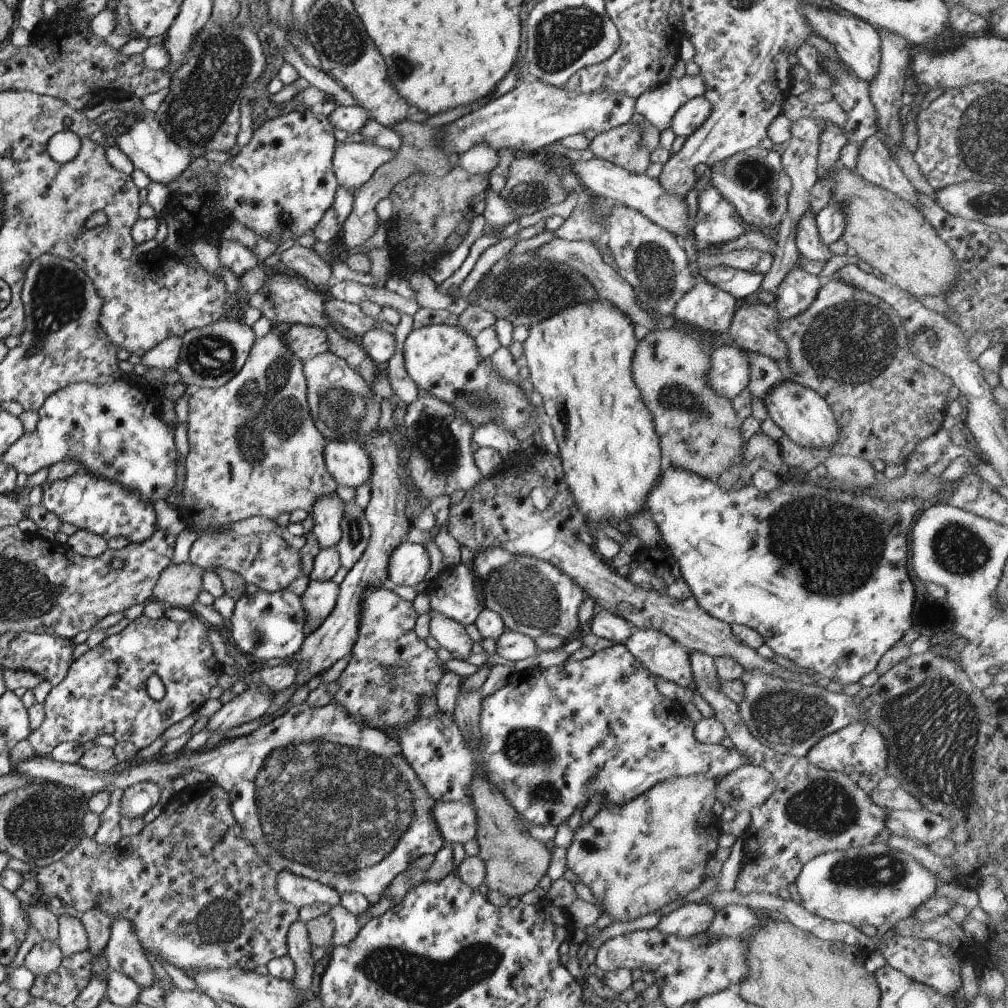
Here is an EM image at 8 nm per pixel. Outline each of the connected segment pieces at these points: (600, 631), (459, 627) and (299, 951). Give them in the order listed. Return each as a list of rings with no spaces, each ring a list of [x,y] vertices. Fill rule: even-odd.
[[[601,609],[590,618],[589,630],[597,637],[613,641],[615,644],[624,644],[633,627],[625,619]]]
[[[429,610],[428,631],[439,646],[442,646],[457,660],[466,660],[473,644],[463,629],[463,625],[445,618],[439,612]]]
[[[296,919],[288,926],[286,934],[287,955],[293,961],[294,976],[290,982],[297,992],[309,992],[311,974],[313,974],[313,958],[310,953],[310,942],[305,923]]]

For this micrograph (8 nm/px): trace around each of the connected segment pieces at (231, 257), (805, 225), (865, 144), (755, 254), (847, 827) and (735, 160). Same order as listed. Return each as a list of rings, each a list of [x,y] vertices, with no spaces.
[[[224,240],[218,244],[218,261],[220,266],[229,270],[233,276],[243,276],[247,270],[251,270],[256,264],[256,255],[241,246],[235,240]]]
[[[809,210],[797,220],[793,238],[799,257],[826,263],[832,256],[827,246],[819,240],[814,216]]]
[[[879,136],[865,138],[858,145],[855,171],[867,182],[893,192],[895,196],[907,200],[909,204],[917,202],[917,190],[901,173],[901,169],[891,159]]]
[[[735,249],[731,252],[717,253],[713,256],[701,254],[695,259],[695,264],[703,272],[713,266],[723,265],[745,272],[764,275],[771,266],[772,253],[755,249]]]
[[[697,650],[687,653],[695,681],[694,691],[711,706],[714,718],[723,725],[735,750],[747,758],[746,764],[763,767],[775,783],[772,795],[749,812],[750,823],[742,837],[744,857],[734,884],[736,892],[741,895],[764,892],[775,896],[794,882],[803,864],[814,856],[873,842],[885,843],[891,837],[885,828],[887,809],[871,802],[869,794],[847,775],[813,766],[806,757],[781,755],[759,744],[743,724],[737,704],[719,690],[721,681],[717,678],[713,657]]]
[[[751,147],[715,162],[709,170],[709,184],[733,206],[744,222],[757,228],[775,228],[780,223],[786,213],[791,185],[789,177],[783,172],[779,152]]]

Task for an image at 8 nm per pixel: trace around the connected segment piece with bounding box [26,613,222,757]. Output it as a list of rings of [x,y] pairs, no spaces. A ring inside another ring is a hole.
[[[194,613],[183,622],[171,621],[164,616],[153,620],[142,614],[117,634],[106,636],[97,646],[88,649],[71,662],[65,678],[49,689],[42,702],[43,720],[26,736],[33,754],[49,757],[58,743],[75,741],[83,744],[99,734],[111,734],[116,742],[131,742],[141,749],[158,739],[171,724],[197,711],[222,673],[207,642],[207,627]],[[150,675],[157,675],[163,684],[164,696],[160,700],[151,699],[145,691],[145,680]]]

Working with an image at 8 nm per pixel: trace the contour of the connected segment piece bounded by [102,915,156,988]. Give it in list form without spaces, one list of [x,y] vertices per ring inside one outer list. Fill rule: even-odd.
[[[121,916],[111,917],[111,932],[104,954],[107,970],[119,972],[137,984],[149,988],[156,984],[153,970],[139,946],[131,924]]]

